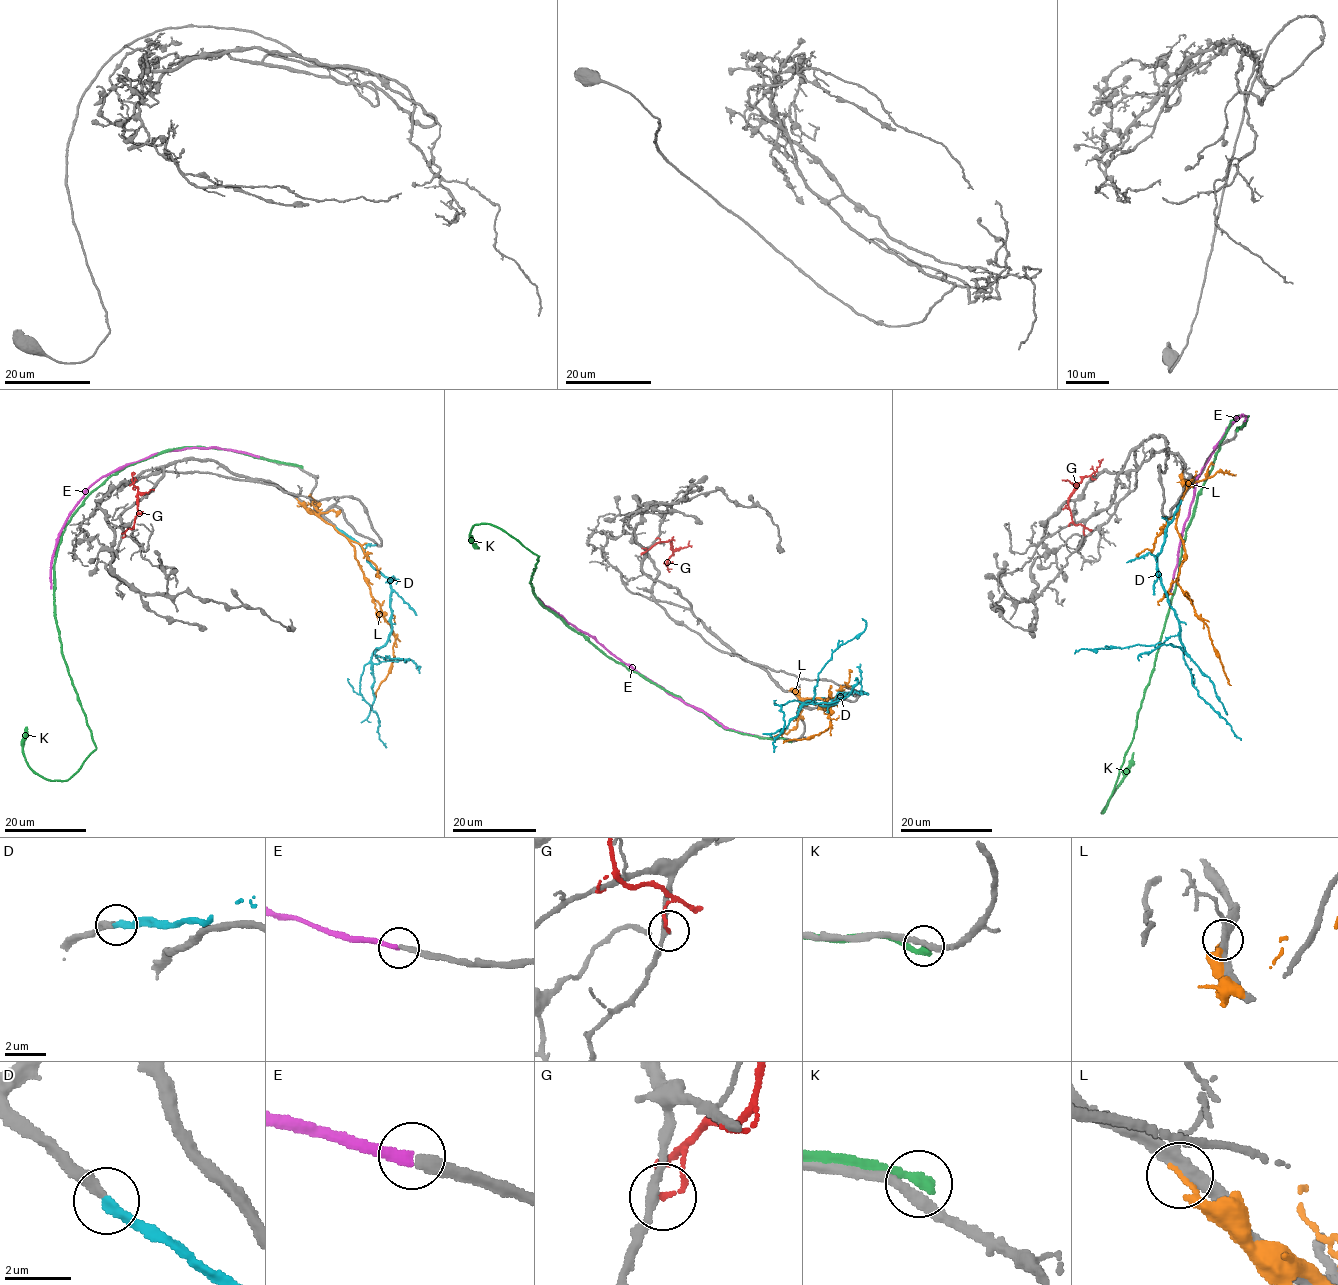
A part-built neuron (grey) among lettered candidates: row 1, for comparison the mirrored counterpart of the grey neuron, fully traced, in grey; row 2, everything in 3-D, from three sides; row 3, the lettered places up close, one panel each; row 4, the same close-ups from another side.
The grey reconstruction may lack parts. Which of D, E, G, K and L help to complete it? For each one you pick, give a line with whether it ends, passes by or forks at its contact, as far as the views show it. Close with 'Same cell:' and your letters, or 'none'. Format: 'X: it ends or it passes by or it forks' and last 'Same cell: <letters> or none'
D: it ends
E: it ends
Same cell: D, E

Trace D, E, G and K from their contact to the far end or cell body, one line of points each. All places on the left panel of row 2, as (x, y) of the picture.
D: (336, 528), (359, 545), (391, 590), (390, 634), (364, 667), (359, 683), (386, 748)
E: (259, 456), (234, 450), (178, 448), (157, 452), (107, 473), (86, 491), (60, 530), (52, 555), (51, 588)
G: (123, 537), (134, 524), (137, 513), (138, 490), (132, 482), (133, 472)
K: (301, 467), (184, 446), (89, 494), (61, 537), (53, 593), (95, 750), (44, 779), (27, 727)

